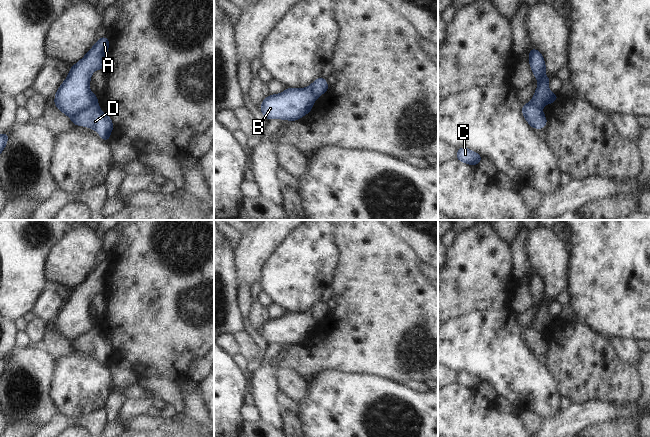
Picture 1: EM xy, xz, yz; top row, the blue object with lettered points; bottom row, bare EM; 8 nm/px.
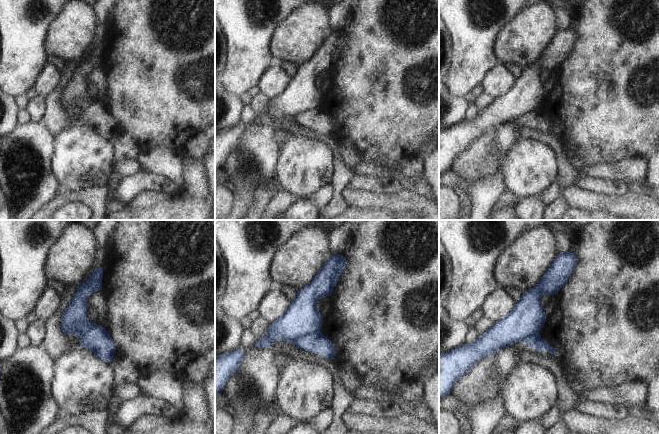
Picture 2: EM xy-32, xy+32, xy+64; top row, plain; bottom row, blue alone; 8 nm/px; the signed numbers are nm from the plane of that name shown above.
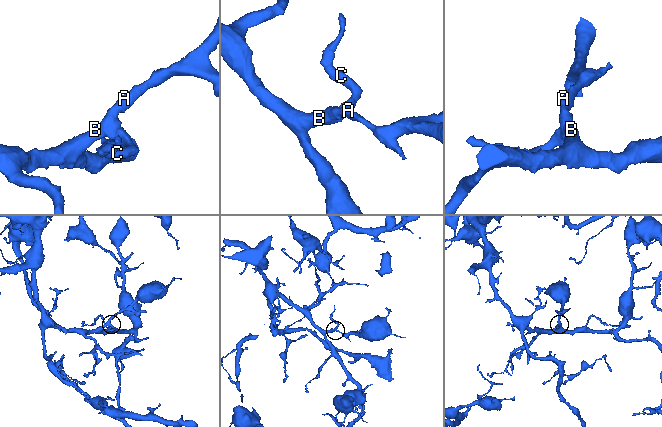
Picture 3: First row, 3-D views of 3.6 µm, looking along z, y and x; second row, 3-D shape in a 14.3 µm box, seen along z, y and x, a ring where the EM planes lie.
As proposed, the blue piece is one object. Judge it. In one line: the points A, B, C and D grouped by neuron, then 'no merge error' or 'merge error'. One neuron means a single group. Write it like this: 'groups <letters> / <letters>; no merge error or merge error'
groups A B / C D; merge error

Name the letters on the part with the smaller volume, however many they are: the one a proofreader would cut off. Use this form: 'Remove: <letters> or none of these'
Remove: C, D

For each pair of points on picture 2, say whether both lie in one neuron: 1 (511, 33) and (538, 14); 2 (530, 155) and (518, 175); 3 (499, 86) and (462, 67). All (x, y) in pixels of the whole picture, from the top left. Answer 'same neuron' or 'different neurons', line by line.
1: same neuron
2: same neuron
3: different neurons

